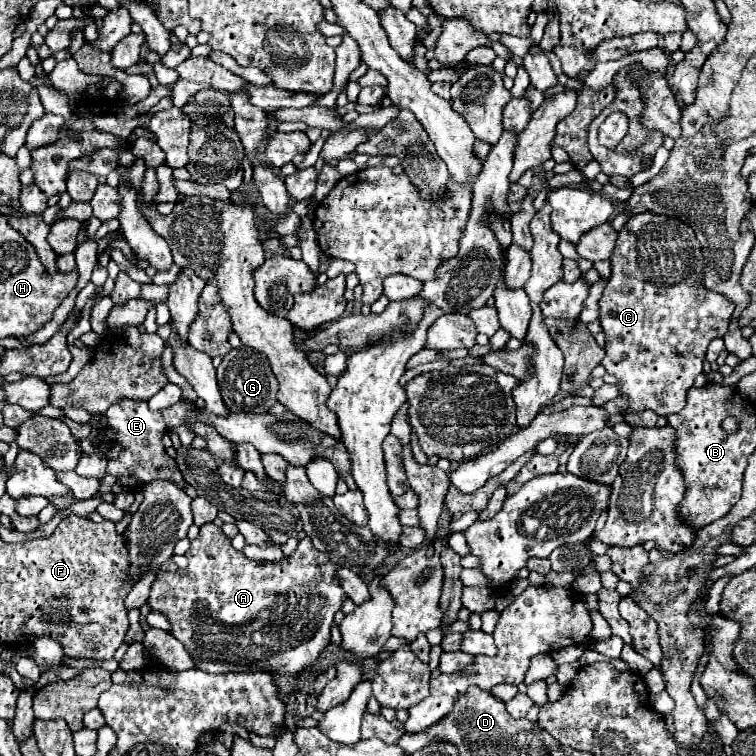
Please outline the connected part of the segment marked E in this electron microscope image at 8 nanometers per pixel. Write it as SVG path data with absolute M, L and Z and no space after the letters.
M120 398L120 402L116 402L112 408L108 408L104 416L106 416L106 426L116 432L116 442L122 446L120 456L117 459L108 460L107 474L116 476L116 478L134 476L140 482L138 488L142 488L144 484L148 484L152 480L170 480L170 482L176 482L176 486L182 486L182 490L186 488L186 482L184 482L174 458L170 458L164 450L162 436L166 432L166 426L164 426L160 412L152 412L148 408L146 400Z

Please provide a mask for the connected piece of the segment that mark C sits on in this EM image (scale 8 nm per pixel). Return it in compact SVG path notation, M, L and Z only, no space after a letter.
M642 212L642 214L636 214L632 216L626 226L620 230L618 234L618 240L616 240L616 248L610 256L610 268L612 268L612 276L604 288L604 296L600 300L600 326L602 326L602 332L606 336L606 356L602 358L602 366L606 370L606 374L612 374L614 378L618 378L616 386L620 388L620 396L624 396L628 400L626 408L622 408L624 414L630 414L630 412L642 412L642 410L654 410L656 414L660 416L668 416L668 414L674 414L678 410L682 410L686 406L686 394L688 390L692 388L694 384L694 378L698 374L702 374L702 362L706 358L706 348L710 344L710 340L714 338L722 338L726 332L728 332L728 324L730 324L730 316L734 312L736 306L732 306L730 300L726 300L724 296L712 292L712 290L706 290L704 286L700 286L700 278L702 278L702 270L704 270L704 260L702 260L702 250L700 250L700 242L696 240L696 234L694 230L680 222L678 218L670 218L670 216L660 216L660 214L652 214L652 212Z

